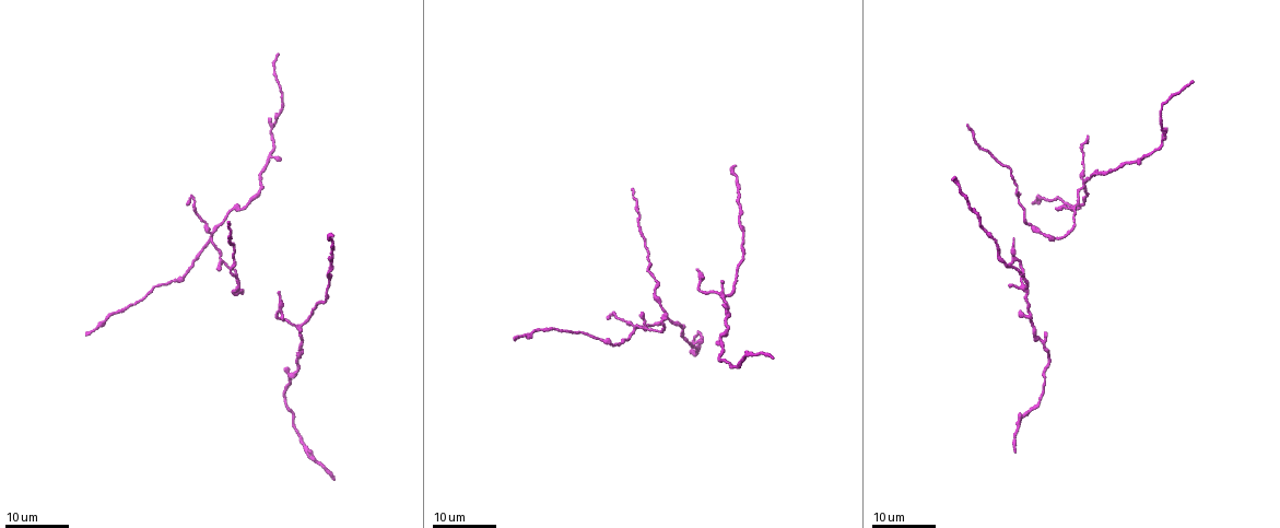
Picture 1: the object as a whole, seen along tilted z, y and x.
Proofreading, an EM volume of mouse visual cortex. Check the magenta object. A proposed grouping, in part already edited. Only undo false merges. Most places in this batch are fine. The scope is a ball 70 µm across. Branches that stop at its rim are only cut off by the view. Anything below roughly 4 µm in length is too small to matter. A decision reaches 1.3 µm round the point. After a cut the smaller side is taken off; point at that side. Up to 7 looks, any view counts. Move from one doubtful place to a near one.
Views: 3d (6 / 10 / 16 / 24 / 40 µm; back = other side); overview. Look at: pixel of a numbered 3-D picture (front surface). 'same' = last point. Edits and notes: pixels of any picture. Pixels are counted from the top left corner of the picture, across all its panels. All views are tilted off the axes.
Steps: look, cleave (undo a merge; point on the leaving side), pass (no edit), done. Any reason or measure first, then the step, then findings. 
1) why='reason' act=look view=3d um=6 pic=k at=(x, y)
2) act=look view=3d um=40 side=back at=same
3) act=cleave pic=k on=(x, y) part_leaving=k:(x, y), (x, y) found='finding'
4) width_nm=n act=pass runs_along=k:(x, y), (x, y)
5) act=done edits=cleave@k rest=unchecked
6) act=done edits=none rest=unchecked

why='branch point' act=look view=3d um=24 pic=1 at=(725, 298)

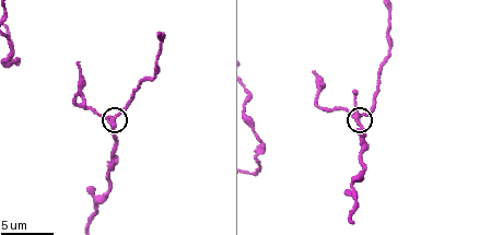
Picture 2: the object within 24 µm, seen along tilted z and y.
act=look view=3d um=6 pic=2 at=(112, 117)

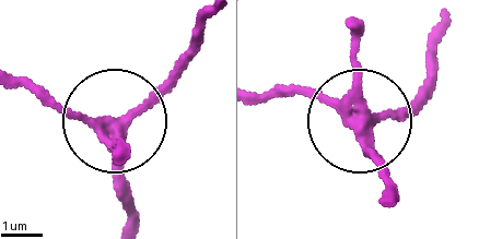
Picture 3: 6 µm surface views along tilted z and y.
arms=3 act=pass found='all the same cell'

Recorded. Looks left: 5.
why='three-way junction' act=look view=3d um=16 pic=1 at=(1082, 179)

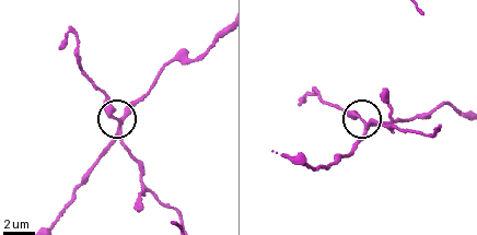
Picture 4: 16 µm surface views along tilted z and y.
act=look view=3d um=6 pic=4 at=(364, 121)

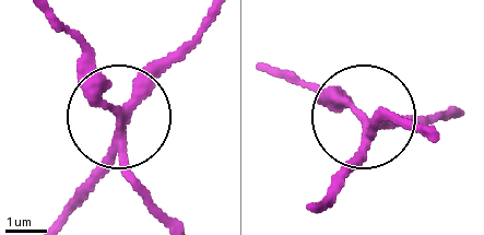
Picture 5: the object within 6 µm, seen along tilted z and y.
side_arm_um=9 act=cleave pic=5 on=(99, 84) part_leaving=5:(117, 133), (155, 213) found='a second cell is stuck on'

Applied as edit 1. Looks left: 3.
act=look view=overview

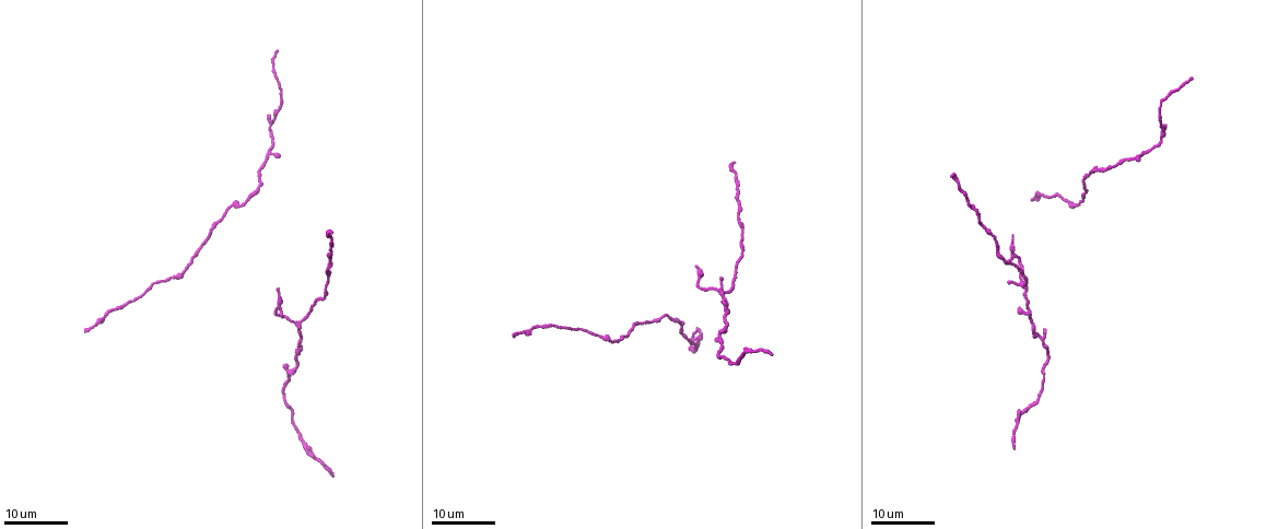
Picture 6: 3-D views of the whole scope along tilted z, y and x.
why='three arms meet' act=look view=3d um=24 pic=6 at=(721, 337)

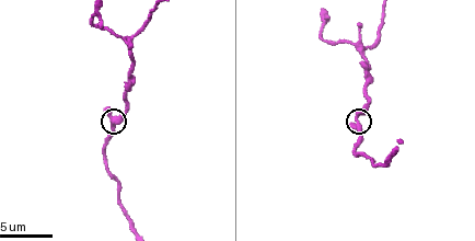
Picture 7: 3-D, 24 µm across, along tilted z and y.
why='zoom in' act=look view=3d um=6 pic=7 at=(357, 121)

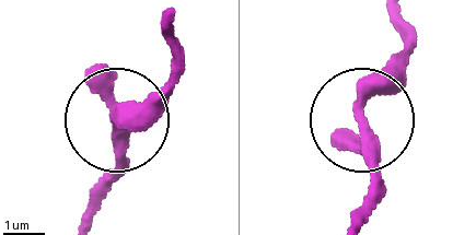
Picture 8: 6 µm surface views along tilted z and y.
arms=3 act=pass runs_along=8:(398, 19), (402, 53), (359, 130), (378, 206) found='continuous, no second cell'

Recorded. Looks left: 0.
act=done edits=cleave@5 rest=unchecked

